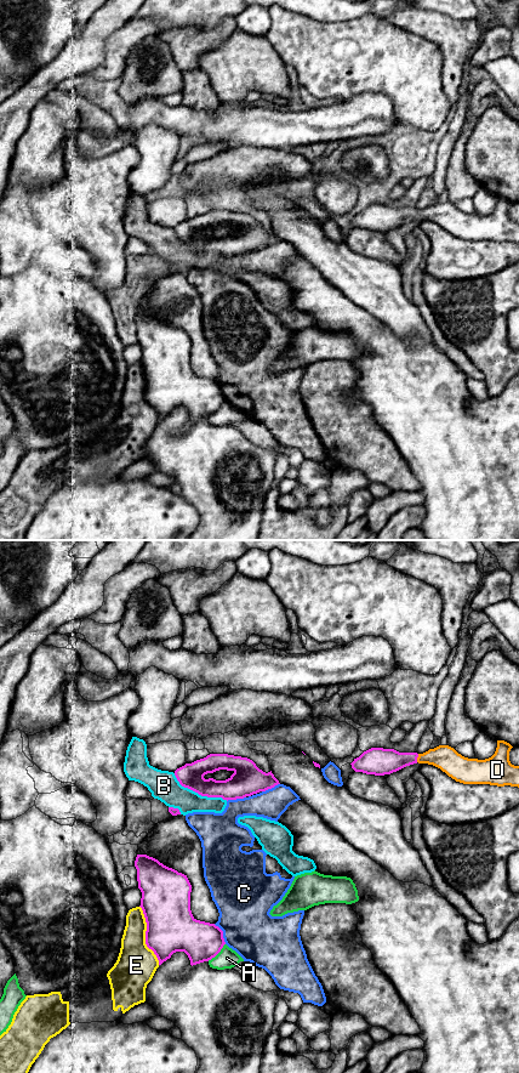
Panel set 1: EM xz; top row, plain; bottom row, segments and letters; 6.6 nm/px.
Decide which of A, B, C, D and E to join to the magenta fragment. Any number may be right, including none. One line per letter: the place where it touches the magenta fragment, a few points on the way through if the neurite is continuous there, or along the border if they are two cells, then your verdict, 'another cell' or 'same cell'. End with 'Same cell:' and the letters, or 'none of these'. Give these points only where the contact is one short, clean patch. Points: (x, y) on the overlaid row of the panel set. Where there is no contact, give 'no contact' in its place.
A: meets magenta in xz at (217, 953); another cell
B: meets magenta in xz at (199, 794); another cell
C: meets magenta in xz at (222, 934); another cell
D: meets magenta in xz at (417, 756); runs through xz (381, 761), (417, 756), (445, 758); same cell
E: meets magenta in xz at (146, 935); another cell
Same cell: D

